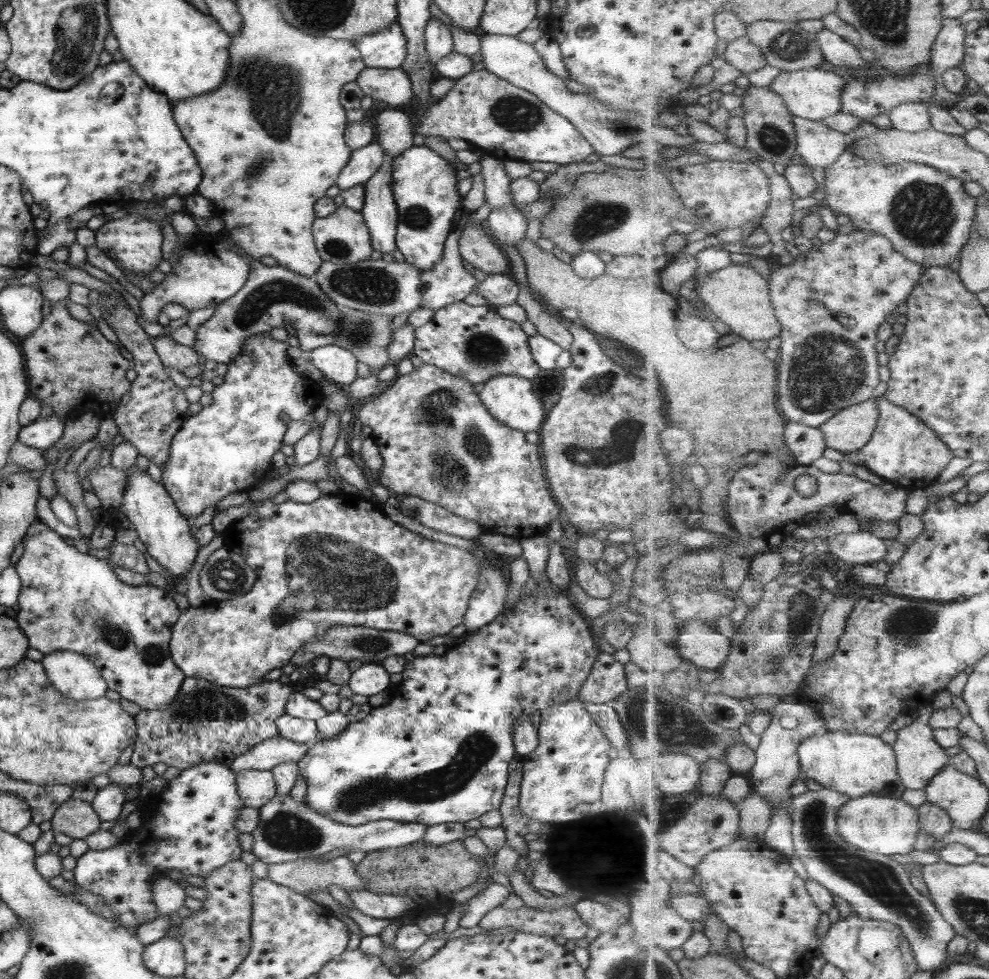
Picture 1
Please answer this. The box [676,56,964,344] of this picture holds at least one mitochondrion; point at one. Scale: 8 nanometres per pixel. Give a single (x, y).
(923, 214)

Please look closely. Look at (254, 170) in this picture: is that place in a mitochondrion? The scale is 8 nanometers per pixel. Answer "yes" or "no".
yes

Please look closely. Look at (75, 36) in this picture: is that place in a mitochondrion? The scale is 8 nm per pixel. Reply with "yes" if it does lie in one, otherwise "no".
yes

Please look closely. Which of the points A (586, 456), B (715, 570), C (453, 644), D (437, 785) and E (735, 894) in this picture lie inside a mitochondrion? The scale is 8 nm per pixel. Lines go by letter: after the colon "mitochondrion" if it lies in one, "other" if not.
A: mitochondrion
B: other
C: other
D: mitochondrion
E: other

